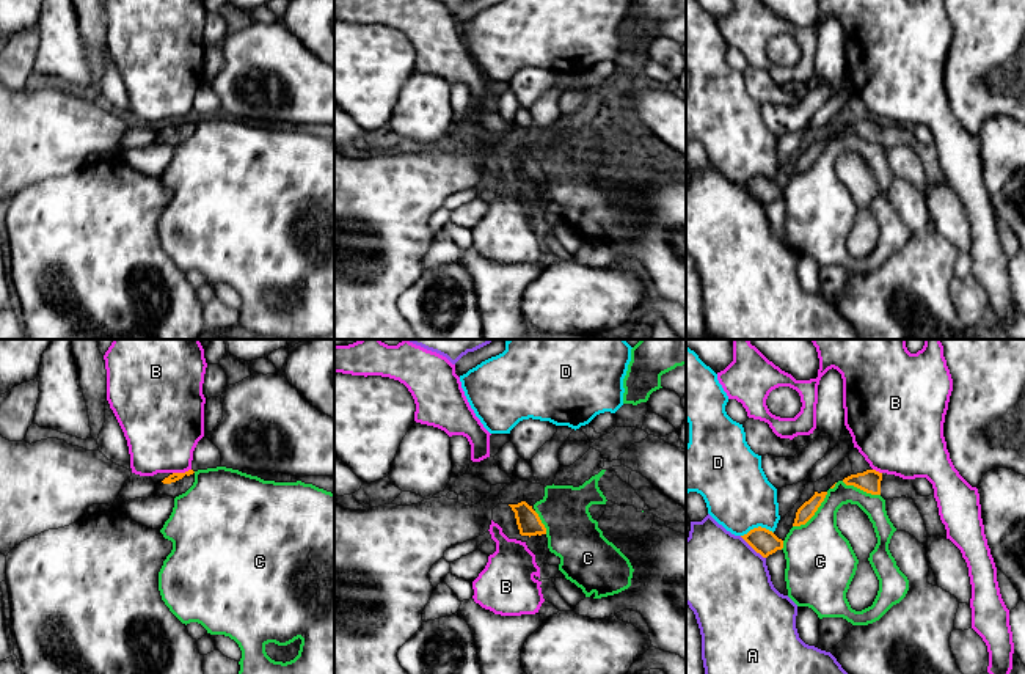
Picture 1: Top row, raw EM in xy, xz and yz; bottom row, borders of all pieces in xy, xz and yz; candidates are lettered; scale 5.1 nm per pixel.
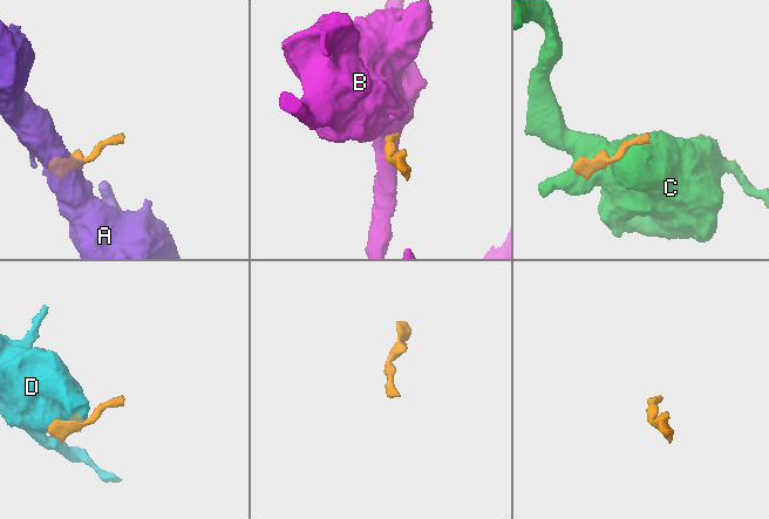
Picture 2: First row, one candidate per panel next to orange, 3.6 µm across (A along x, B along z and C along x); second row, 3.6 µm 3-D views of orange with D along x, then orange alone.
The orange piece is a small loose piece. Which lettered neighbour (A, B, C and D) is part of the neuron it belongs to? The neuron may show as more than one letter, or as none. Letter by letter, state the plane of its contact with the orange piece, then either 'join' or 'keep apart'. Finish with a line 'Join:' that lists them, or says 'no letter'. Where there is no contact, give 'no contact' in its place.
A: contact in yz; keep apart
B: contact in xy; keep apart
C: contact in yz; keep apart
D: contact in yz; keep apart
Join: no letter

